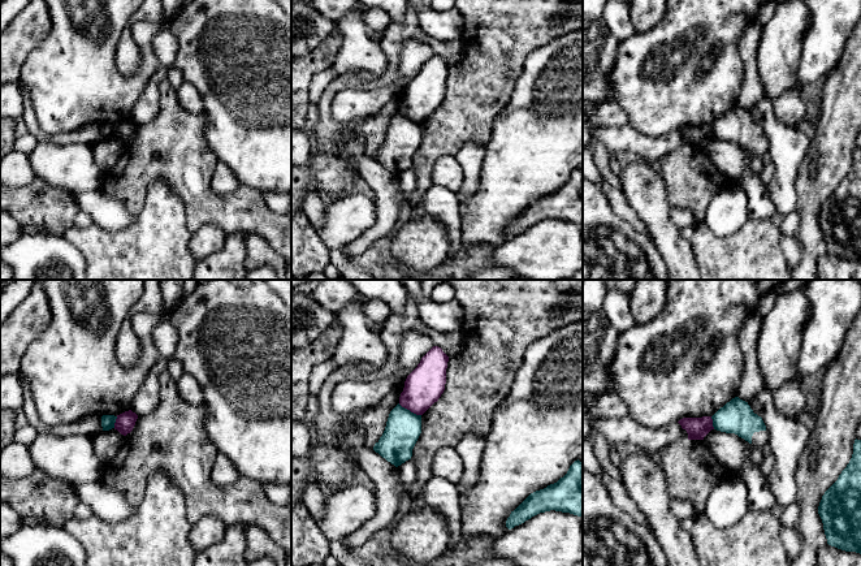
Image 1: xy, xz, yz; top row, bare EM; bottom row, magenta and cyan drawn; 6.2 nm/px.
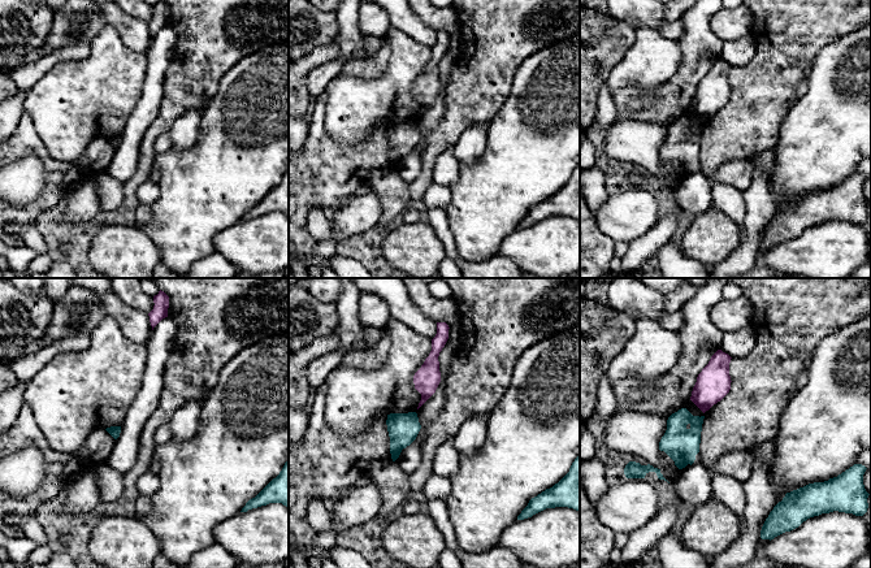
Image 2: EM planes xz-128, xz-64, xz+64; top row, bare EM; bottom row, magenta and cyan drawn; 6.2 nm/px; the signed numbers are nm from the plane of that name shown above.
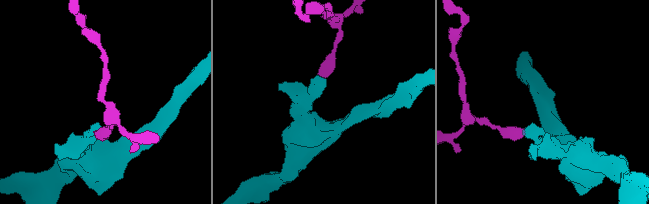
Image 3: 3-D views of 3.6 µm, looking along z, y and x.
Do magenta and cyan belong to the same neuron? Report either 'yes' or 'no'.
no

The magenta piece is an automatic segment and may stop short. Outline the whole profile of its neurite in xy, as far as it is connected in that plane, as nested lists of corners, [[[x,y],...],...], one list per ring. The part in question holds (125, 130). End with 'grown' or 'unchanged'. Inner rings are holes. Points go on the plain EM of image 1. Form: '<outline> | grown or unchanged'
[[[131,118],[125,120],[117,124],[114,138],[117,138],[121,143],[126,144],[133,139],[137,128],[138,124],[135,121],[133,121]]] | unchanged

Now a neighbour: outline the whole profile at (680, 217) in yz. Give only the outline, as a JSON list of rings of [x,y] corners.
[[[672,207],[670,211],[670,220],[680,229],[688,225],[696,226],[698,222],[687,209]]]

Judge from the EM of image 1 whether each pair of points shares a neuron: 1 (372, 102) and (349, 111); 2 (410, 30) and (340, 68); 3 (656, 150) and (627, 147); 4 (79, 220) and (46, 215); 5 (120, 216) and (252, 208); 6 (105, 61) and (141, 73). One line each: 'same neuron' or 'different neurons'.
1: same neuron
2: different neurons
3: same neuron
4: different neurons
5: different neurons
6: same neuron

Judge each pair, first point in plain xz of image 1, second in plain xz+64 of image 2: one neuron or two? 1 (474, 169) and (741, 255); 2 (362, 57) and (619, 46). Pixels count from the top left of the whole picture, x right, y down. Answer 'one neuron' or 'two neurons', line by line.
1: one neuron
2: two neurons

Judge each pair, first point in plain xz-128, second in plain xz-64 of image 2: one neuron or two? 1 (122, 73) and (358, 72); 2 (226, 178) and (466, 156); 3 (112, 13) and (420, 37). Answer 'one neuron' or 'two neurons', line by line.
1: two neurons
2: two neurons
3: one neuron

